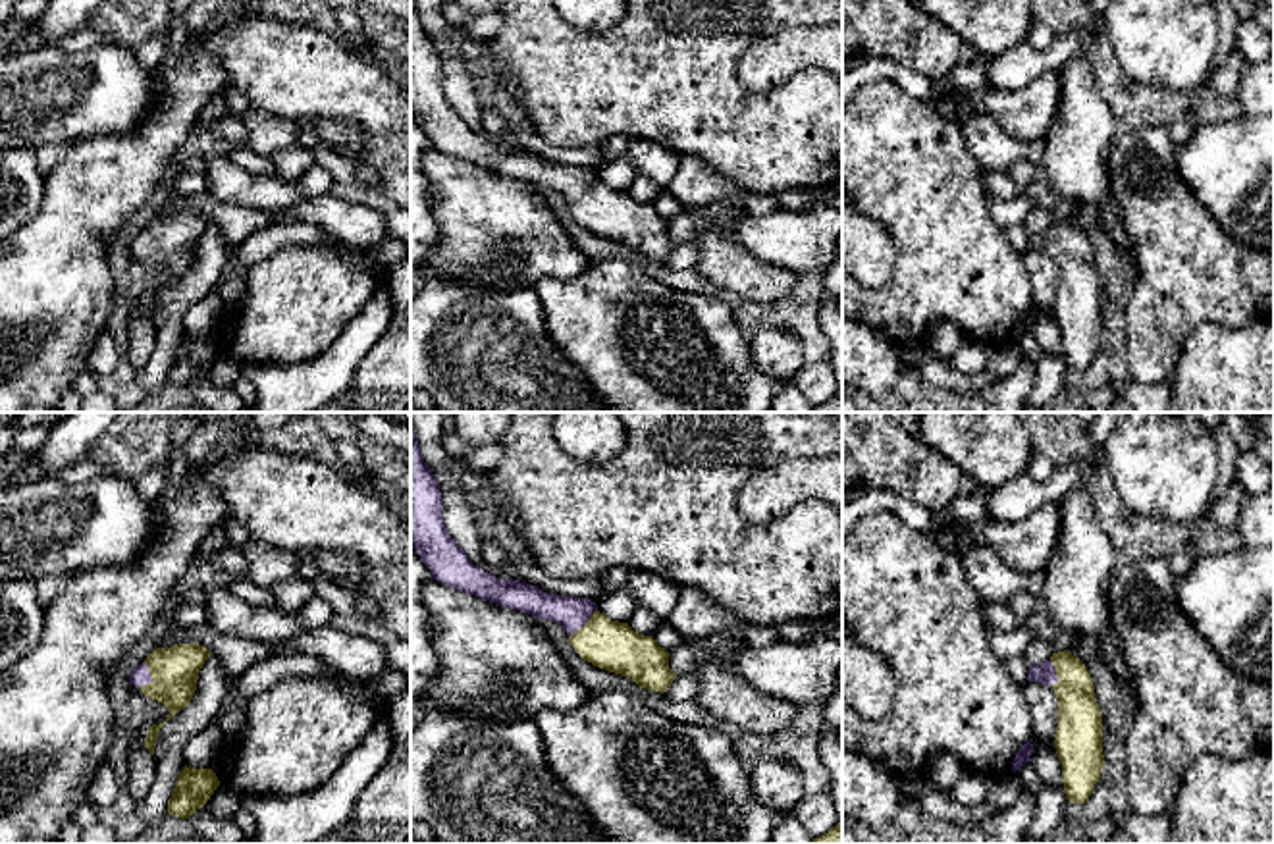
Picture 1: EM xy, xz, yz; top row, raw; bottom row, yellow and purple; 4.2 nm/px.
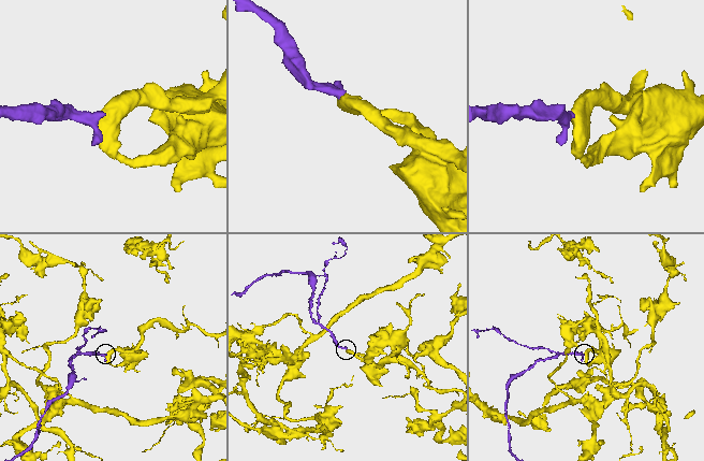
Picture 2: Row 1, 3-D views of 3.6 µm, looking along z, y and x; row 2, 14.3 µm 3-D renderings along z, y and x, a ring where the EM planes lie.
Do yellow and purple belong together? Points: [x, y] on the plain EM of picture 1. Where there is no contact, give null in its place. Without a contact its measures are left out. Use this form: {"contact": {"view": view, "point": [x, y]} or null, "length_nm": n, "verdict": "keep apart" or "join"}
{"contact": {"view": "xy", "point": [151, 243]}, "length_nm": 110, "verdict": "join"}

